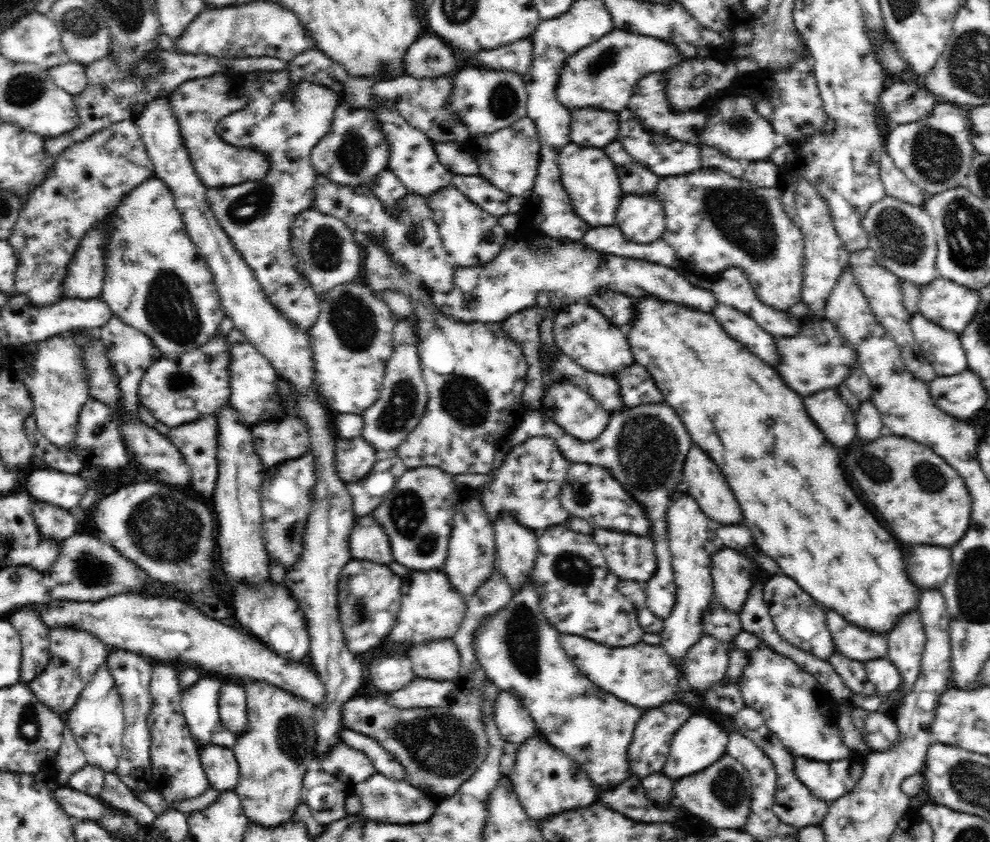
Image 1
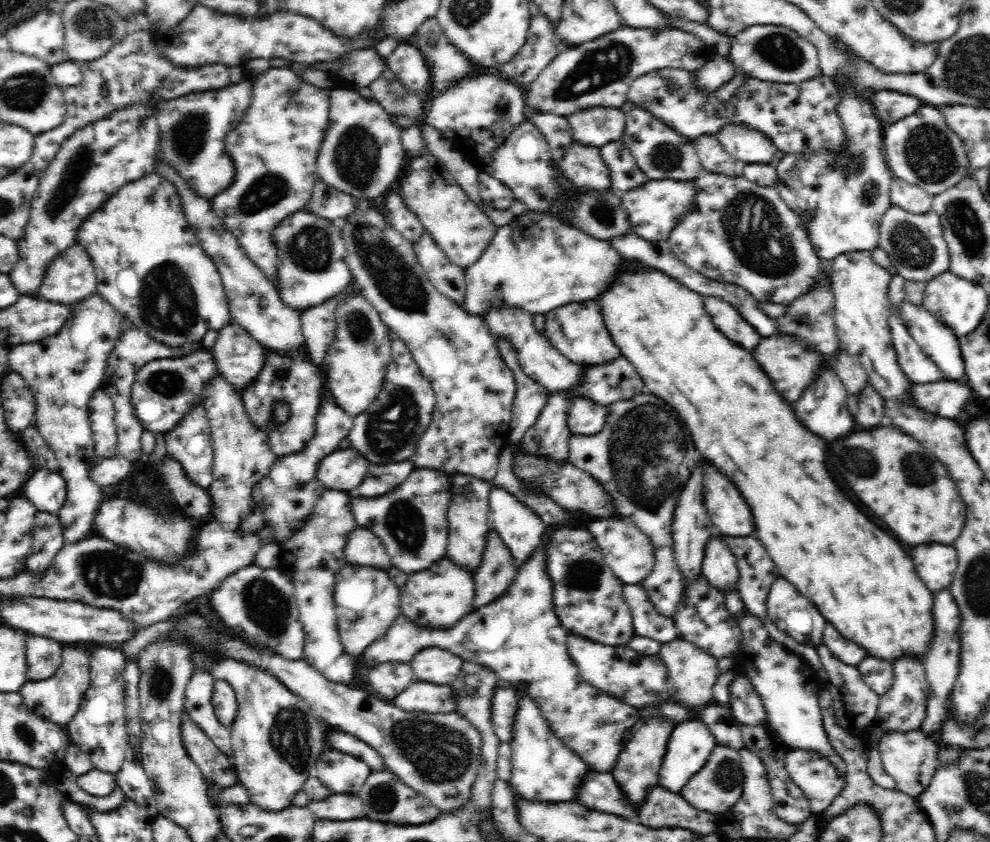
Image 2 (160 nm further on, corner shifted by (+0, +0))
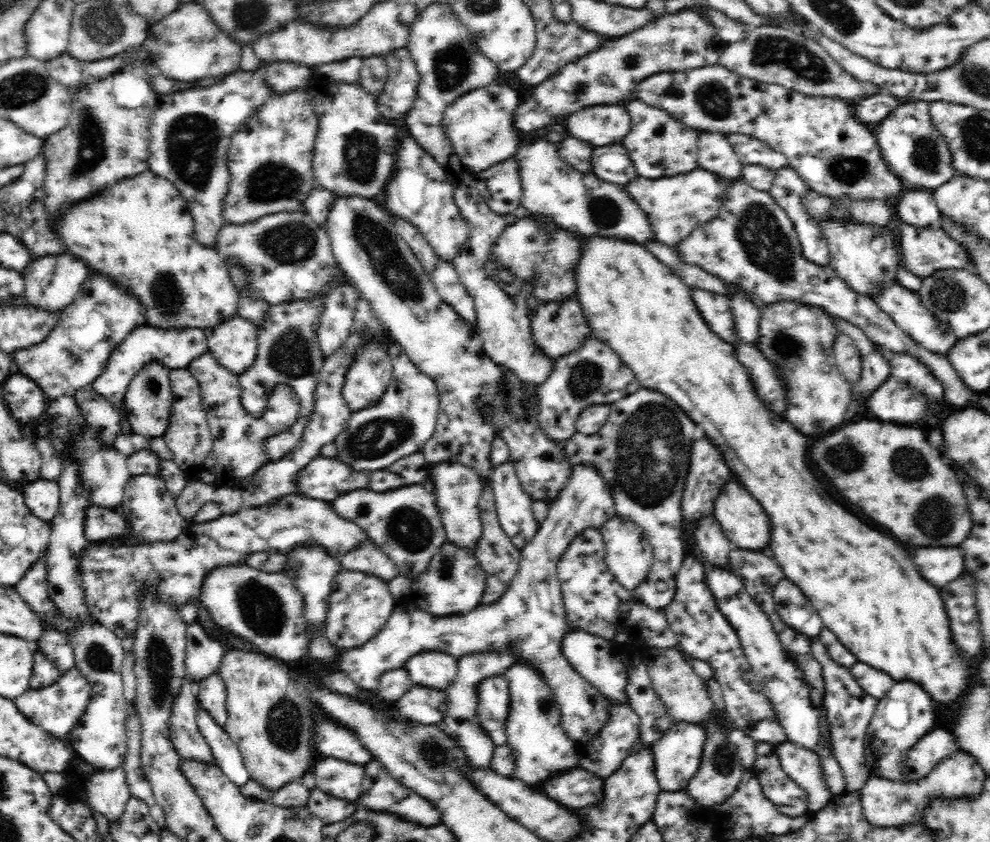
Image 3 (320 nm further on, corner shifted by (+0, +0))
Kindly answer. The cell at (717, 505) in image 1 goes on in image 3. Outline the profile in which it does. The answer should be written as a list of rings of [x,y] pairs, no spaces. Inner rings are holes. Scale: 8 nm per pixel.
[[[729,482],[715,500],[712,514],[722,527],[726,538],[738,549],[764,552],[768,550],[766,554],[771,554],[770,548],[768,548],[770,546],[770,518],[762,510],[758,500],[752,498],[752,494],[748,490],[736,486],[734,482]]]

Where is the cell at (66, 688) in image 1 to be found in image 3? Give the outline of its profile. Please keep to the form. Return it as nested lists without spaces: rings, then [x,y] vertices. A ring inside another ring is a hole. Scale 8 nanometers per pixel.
[[[76,669],[61,674],[58,682],[42,690],[30,690],[15,698],[15,706],[29,722],[46,731],[50,737],[61,739],[77,726],[78,720],[84,715],[90,702],[90,686],[84,676]]]

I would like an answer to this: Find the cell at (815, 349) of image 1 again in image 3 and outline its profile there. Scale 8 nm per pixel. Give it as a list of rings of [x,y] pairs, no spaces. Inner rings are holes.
[[[754,343],[740,345],[734,357],[748,371],[758,398],[762,398],[774,413],[782,414],[786,408],[786,395],[774,365],[760,355],[760,349]]]

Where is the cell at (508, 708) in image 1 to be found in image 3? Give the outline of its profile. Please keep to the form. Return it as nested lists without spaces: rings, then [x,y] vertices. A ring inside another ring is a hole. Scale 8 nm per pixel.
[[[502,675],[486,678],[475,689],[477,716],[486,735],[496,746],[507,742],[505,725],[510,709],[509,685]]]

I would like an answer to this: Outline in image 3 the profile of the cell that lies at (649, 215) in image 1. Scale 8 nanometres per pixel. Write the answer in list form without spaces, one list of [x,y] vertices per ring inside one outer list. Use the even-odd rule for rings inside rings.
[[[698,166],[687,174],[658,179],[637,176],[626,185],[626,189],[630,197],[634,198],[642,211],[647,214],[650,225],[656,233],[656,240],[672,247],[684,242],[694,230],[712,222],[711,220],[719,215],[724,208],[730,188],[736,182],[738,178],[724,179]]]

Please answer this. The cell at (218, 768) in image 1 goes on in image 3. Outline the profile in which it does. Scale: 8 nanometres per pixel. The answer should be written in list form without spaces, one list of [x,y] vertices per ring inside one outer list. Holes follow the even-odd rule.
[[[187,674],[178,696],[174,698],[170,721],[170,741],[182,759],[213,762],[212,751],[206,739],[198,730],[196,714],[199,705],[197,693],[199,684],[194,683]]]

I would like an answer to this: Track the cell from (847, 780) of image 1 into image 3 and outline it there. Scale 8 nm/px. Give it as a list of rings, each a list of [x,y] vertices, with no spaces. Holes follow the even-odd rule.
[[[788,740],[777,745],[776,755],[787,776],[808,793],[810,815],[824,808],[833,796],[824,783],[820,757]]]

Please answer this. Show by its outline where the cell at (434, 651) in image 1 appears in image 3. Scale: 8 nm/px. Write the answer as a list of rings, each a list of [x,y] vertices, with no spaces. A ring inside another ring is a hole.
[[[423,651],[411,657],[402,668],[413,685],[445,690],[455,682],[457,663],[458,659],[449,653]]]

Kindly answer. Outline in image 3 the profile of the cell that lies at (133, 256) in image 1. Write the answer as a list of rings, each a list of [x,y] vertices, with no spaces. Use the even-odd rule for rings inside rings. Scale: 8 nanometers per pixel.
[[[147,170],[140,175],[123,179],[117,184],[107,185],[106,189],[103,189],[91,198],[69,205],[66,209],[63,209],[60,214],[56,214],[49,222],[52,231],[54,231],[58,239],[68,249],[68,252],[80,257],[94,271],[105,274],[108,278],[111,278],[111,280],[115,280],[117,284],[121,284],[121,286],[127,286],[129,292],[144,303],[146,314],[143,323],[145,324],[155,326],[156,328],[214,328],[214,326],[218,326],[220,322],[224,322],[228,320],[229,317],[238,313],[239,291],[231,282],[230,273],[226,264],[224,264],[224,260],[222,260],[222,257],[216,252],[215,248],[204,247],[197,242],[195,238],[194,221],[192,221],[189,206],[186,200],[178,193],[173,183],[169,182],[166,178],[161,178]]]

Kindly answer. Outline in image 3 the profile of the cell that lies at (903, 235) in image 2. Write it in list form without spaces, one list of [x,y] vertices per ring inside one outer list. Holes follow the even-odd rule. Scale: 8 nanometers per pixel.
[[[902,221],[900,224],[899,254],[901,255],[901,266],[905,266],[912,274],[920,278],[930,276],[937,270],[970,269],[970,256],[958,242],[948,237],[942,228],[917,228]]]

